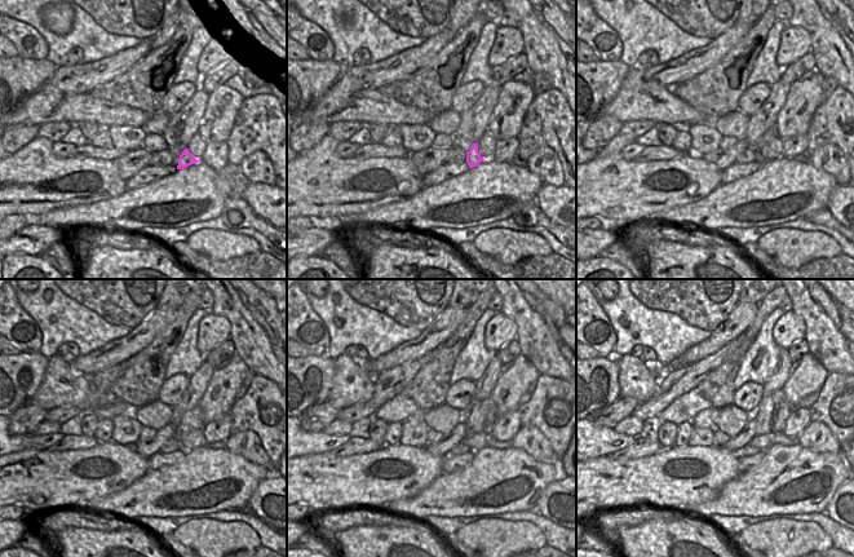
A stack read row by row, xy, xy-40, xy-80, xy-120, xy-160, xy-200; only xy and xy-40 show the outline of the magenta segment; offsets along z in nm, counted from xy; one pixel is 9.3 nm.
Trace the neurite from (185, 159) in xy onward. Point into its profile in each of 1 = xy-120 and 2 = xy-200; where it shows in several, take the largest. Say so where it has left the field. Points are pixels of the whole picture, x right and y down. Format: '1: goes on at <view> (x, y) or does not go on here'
1: goes on at xy-120 (194, 419)
2: goes on at xy-200 (773, 411)

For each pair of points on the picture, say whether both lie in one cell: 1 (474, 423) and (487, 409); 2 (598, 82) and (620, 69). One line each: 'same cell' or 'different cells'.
1: same cell
2: same cell

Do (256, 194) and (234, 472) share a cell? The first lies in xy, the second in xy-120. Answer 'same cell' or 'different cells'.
different cells

